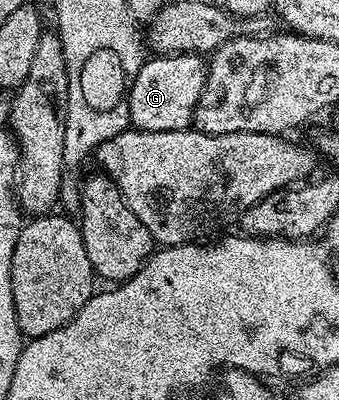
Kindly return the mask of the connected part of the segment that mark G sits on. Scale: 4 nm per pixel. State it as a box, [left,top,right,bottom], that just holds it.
[126,54,207,132]

